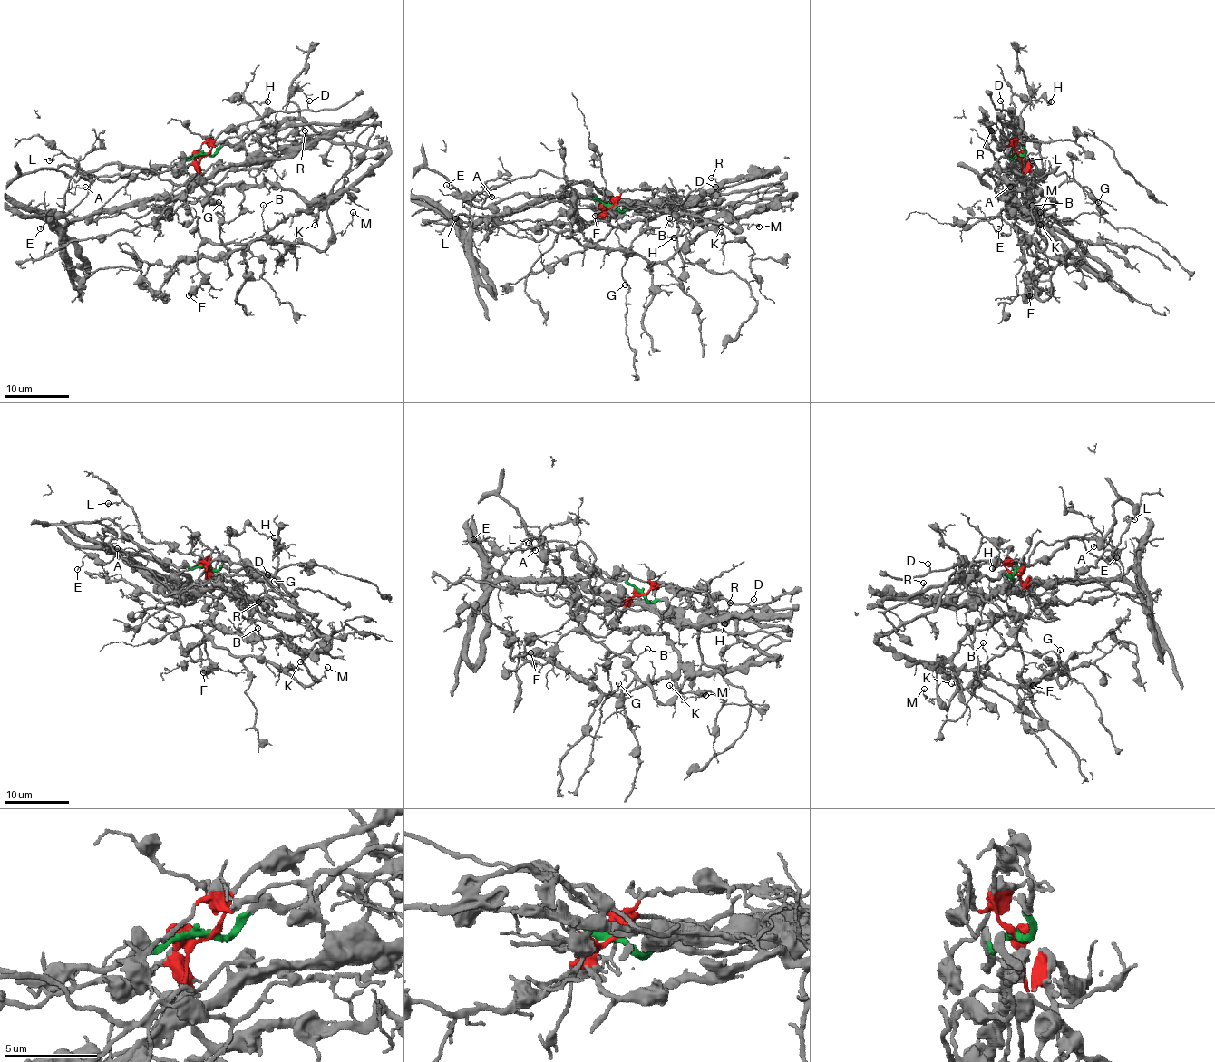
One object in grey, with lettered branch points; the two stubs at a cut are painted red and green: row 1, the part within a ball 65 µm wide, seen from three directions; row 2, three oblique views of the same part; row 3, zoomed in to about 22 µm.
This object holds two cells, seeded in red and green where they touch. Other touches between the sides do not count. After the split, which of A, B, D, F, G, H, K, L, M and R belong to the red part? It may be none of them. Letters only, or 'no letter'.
B, D, F, G, H, K, L, M

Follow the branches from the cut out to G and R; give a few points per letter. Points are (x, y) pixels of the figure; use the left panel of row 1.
G: (204, 156), (199, 183), (208, 191), (239, 185), (244, 194), (231, 221), (215, 213), (222, 215), (218, 202)
R: (204, 154), (271, 132), (263, 137), (261, 151), (292, 158), (311, 139), (305, 130)

